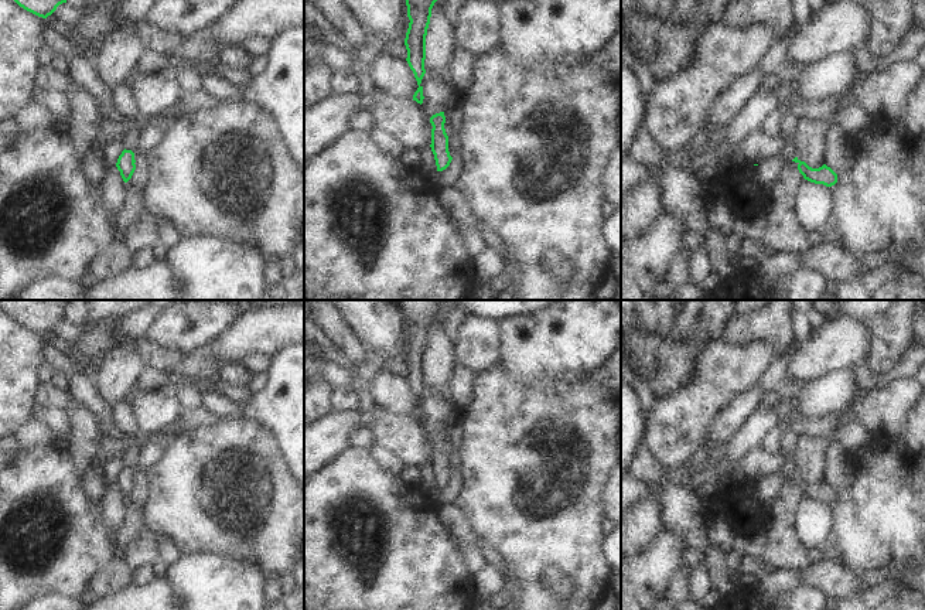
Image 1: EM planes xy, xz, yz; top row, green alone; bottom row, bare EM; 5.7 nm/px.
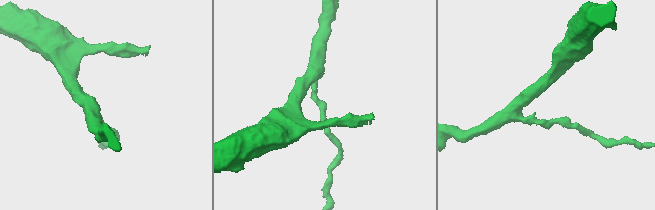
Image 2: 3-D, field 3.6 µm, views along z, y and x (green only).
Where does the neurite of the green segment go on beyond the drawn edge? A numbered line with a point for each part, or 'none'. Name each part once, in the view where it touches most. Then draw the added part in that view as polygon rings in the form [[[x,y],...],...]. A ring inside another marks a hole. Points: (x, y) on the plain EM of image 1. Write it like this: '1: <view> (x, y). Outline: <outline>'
none

